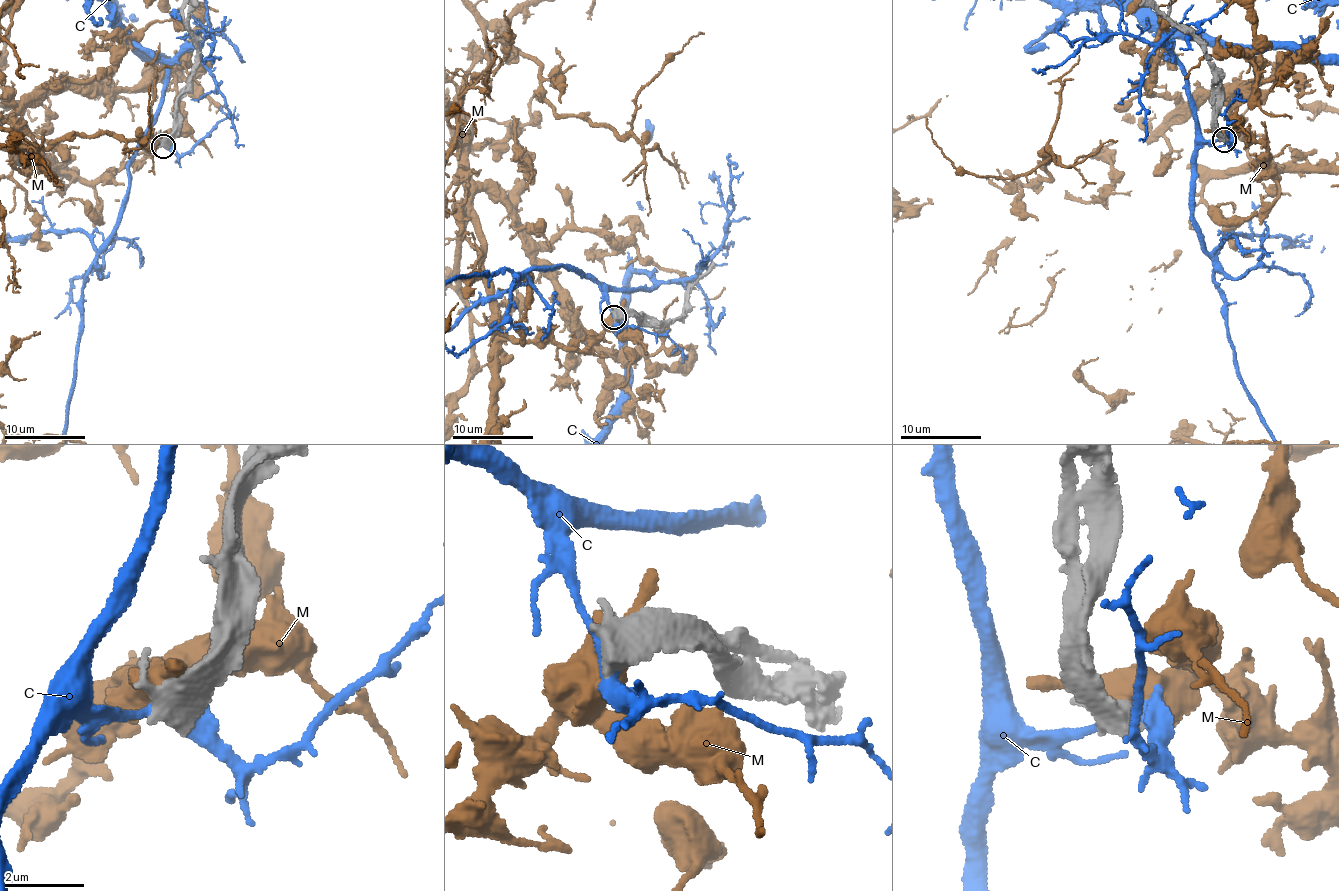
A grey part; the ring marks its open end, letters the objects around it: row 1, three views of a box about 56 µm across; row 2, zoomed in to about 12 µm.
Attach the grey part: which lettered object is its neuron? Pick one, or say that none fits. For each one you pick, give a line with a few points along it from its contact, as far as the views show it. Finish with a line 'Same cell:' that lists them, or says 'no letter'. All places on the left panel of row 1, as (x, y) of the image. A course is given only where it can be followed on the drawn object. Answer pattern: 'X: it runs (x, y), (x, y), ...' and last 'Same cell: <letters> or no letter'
Same cell: no letter

